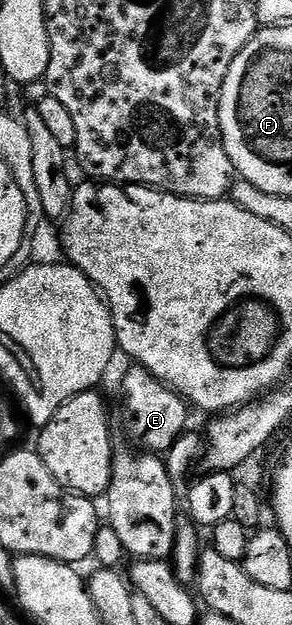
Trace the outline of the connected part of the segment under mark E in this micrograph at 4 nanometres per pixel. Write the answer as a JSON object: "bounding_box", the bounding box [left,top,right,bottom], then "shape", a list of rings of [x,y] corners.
{"bounding_box":[121,364,191,455],"shape":[[[136,364],[130,367],[121,382],[121,390],[125,393],[125,414],[129,417],[129,438],[134,442],[132,445],[142,446],[140,449],[146,454],[168,455],[170,448],[190,429],[191,407],[172,387],[151,376],[147,368]]]}

